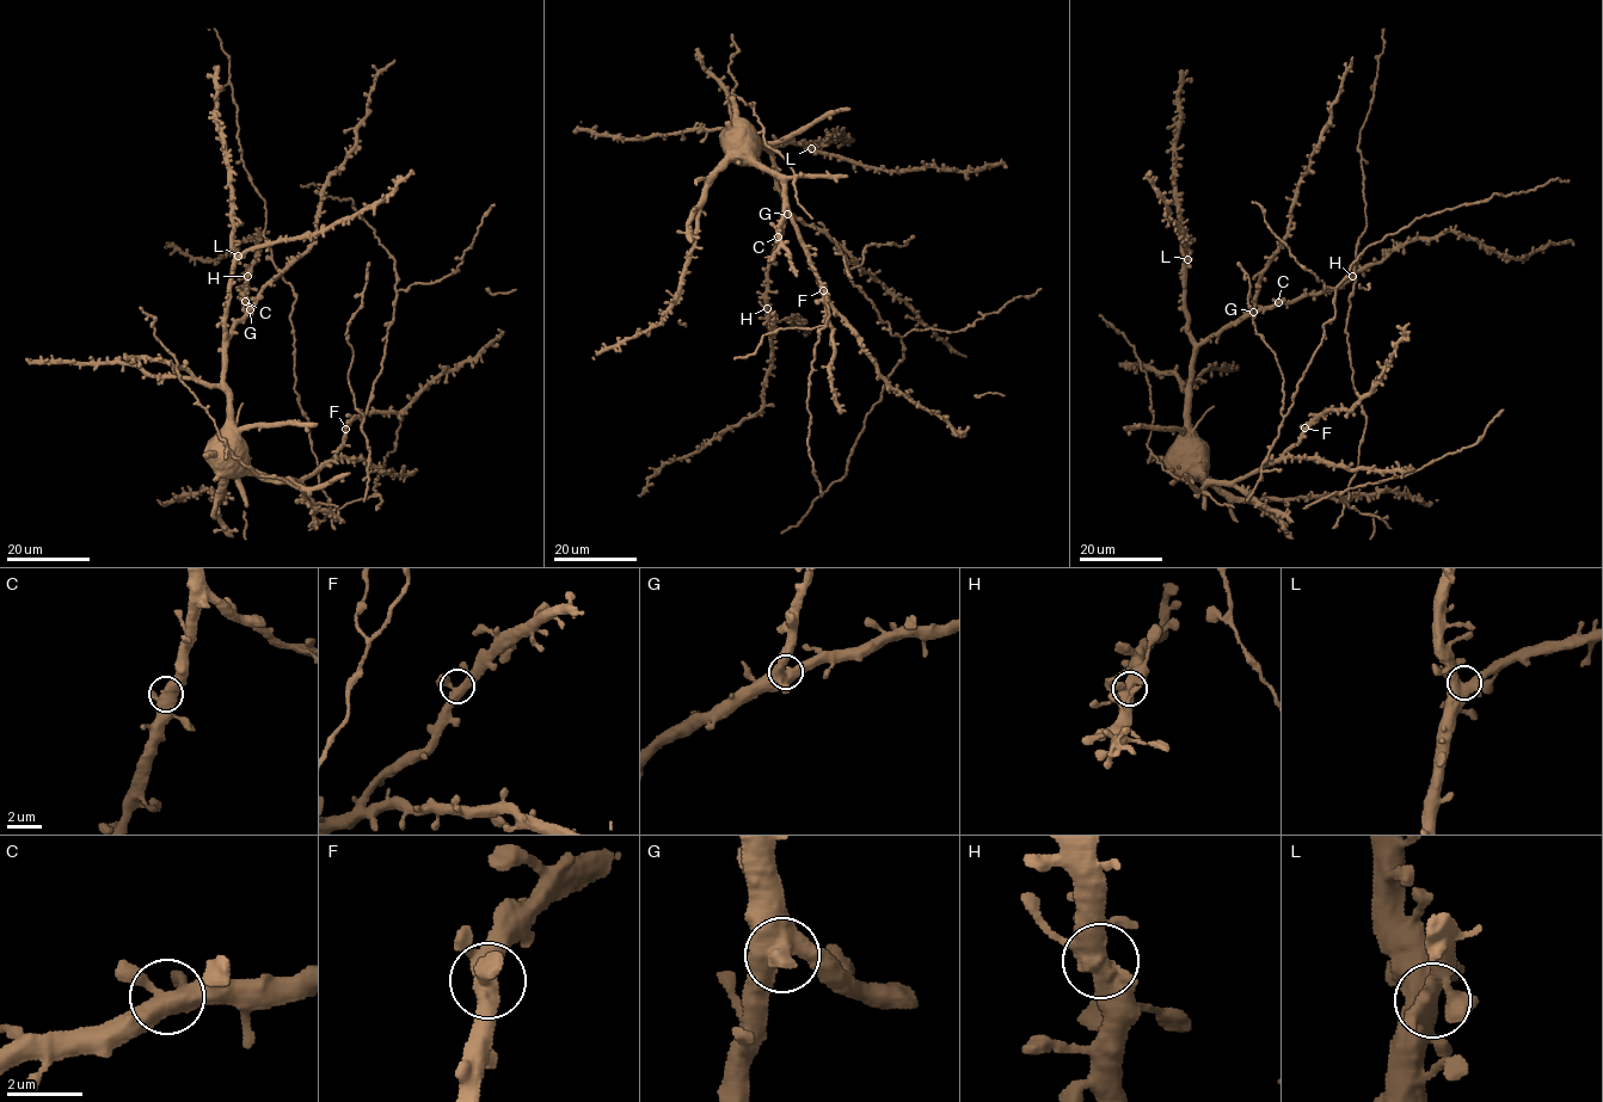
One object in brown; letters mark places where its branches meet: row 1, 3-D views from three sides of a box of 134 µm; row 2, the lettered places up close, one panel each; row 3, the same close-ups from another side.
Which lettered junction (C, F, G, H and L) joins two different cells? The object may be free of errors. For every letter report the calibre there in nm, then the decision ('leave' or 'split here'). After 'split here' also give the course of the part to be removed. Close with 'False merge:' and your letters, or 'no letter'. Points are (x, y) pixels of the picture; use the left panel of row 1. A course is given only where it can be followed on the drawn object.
C: 500 nm | leave
F: 440 nm | leave
G: 500 nm | leave
H: 480 nm | leave
L: 440 nm | leave
False merge: no letter

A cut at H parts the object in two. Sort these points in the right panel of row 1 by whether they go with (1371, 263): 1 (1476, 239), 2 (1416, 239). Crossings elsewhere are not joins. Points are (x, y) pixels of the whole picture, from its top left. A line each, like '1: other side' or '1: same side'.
1: same side
2: same side

